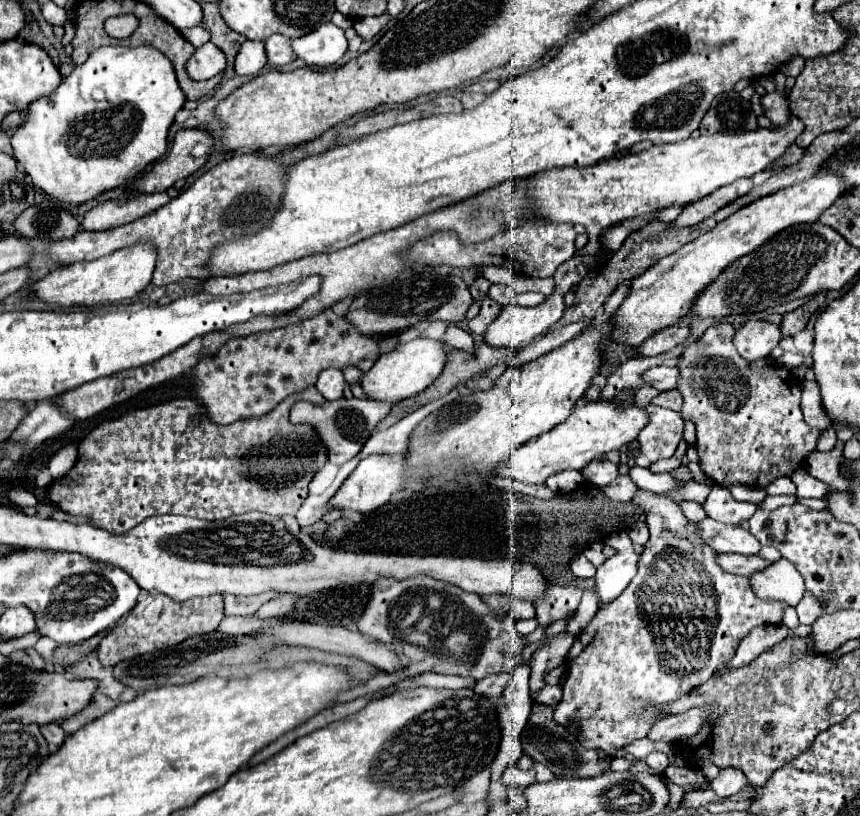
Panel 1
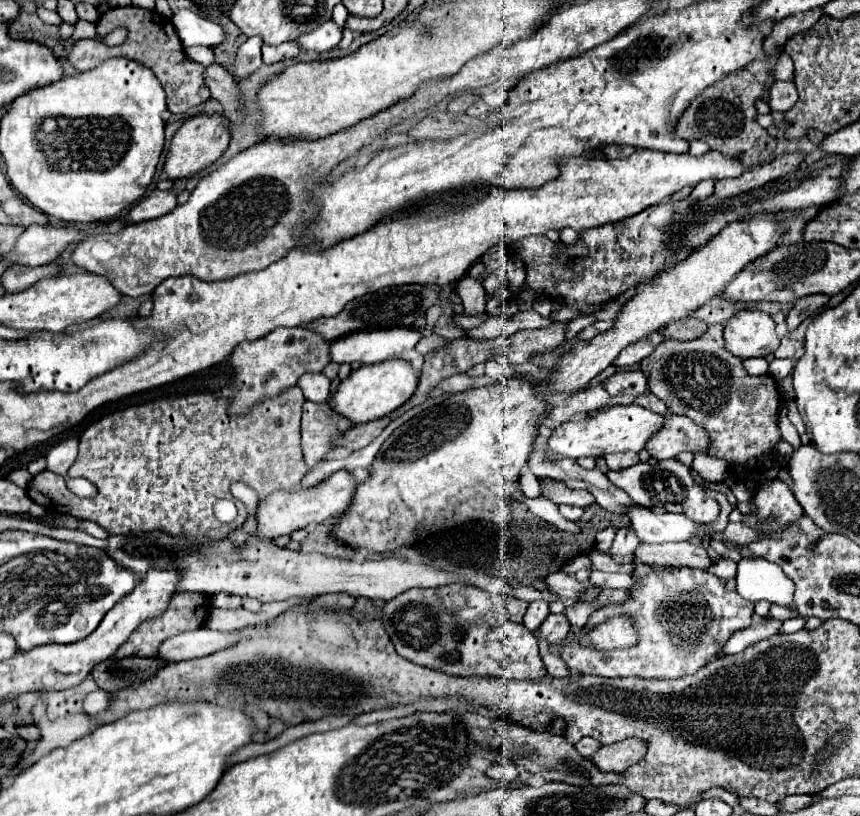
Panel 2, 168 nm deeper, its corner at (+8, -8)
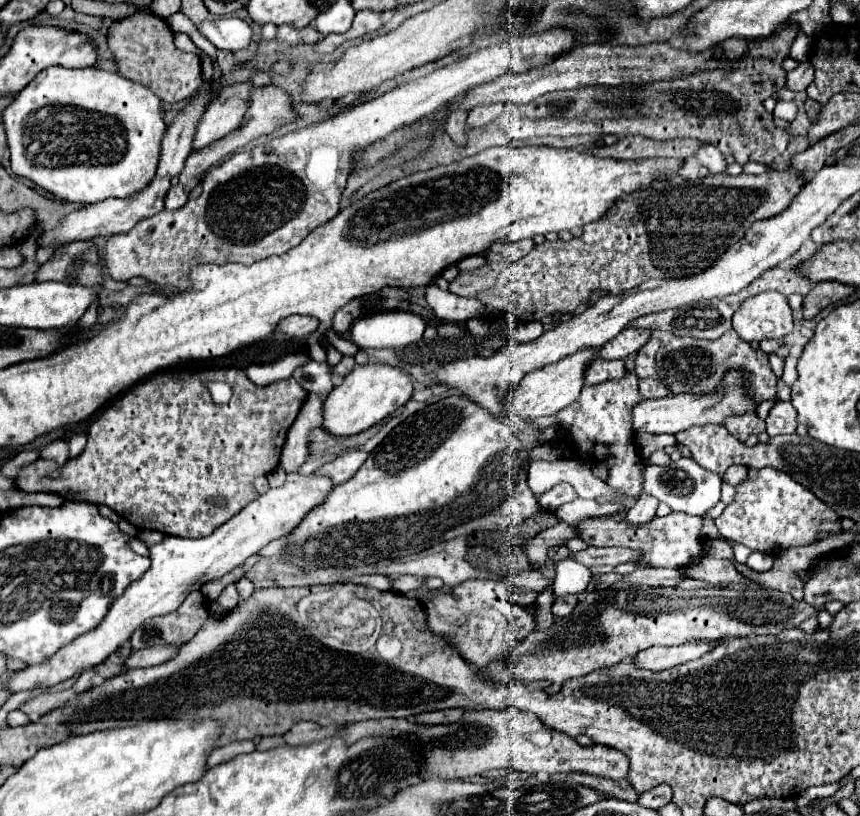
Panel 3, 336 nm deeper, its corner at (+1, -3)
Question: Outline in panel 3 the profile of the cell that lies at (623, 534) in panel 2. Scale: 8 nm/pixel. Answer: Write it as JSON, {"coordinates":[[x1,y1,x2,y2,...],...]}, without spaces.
{"coordinates":[[641,495,637,499,637,503,627,511,627,521,629,523,647,523,655,517,655,509,657,509,659,501,653,495]]}

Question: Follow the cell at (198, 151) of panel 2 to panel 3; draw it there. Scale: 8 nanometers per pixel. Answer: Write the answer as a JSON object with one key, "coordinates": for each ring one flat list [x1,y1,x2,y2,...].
{"coordinates":[[253,83,229,85,211,101,211,105,203,113,203,119,197,125,193,149,207,147,209,143,221,139,223,135,239,127,245,111,249,109,251,89]]}

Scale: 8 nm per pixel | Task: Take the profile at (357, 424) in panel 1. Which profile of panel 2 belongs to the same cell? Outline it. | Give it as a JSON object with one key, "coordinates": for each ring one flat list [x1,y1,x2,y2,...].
{"coordinates":[[306,402,302,408,302,450,306,464,312,468,322,462,334,450,334,440,352,426,348,418,328,404]]}

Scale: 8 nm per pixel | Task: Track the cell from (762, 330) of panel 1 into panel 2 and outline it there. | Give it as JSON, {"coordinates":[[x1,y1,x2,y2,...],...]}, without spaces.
{"coordinates":[[742,310,728,320,724,330,724,342,726,350,742,360,768,356,780,346,774,320,764,312,750,310]]}

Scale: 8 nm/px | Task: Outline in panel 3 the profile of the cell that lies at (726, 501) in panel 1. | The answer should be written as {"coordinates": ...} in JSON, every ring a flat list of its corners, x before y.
{"coordinates":[[679,457,667,465,647,465,643,471,645,487,643,491,655,495,659,501,667,503,673,511,683,511,689,515,703,515,721,499,721,477,703,471,691,457]]}

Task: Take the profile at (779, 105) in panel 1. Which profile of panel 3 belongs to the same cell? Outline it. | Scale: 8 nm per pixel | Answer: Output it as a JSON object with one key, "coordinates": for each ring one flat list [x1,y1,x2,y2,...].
{"coordinates":[[803,61,799,63,793,71,787,73,787,87,793,89,793,91,805,91,805,87,813,81,813,65,811,61]]}

